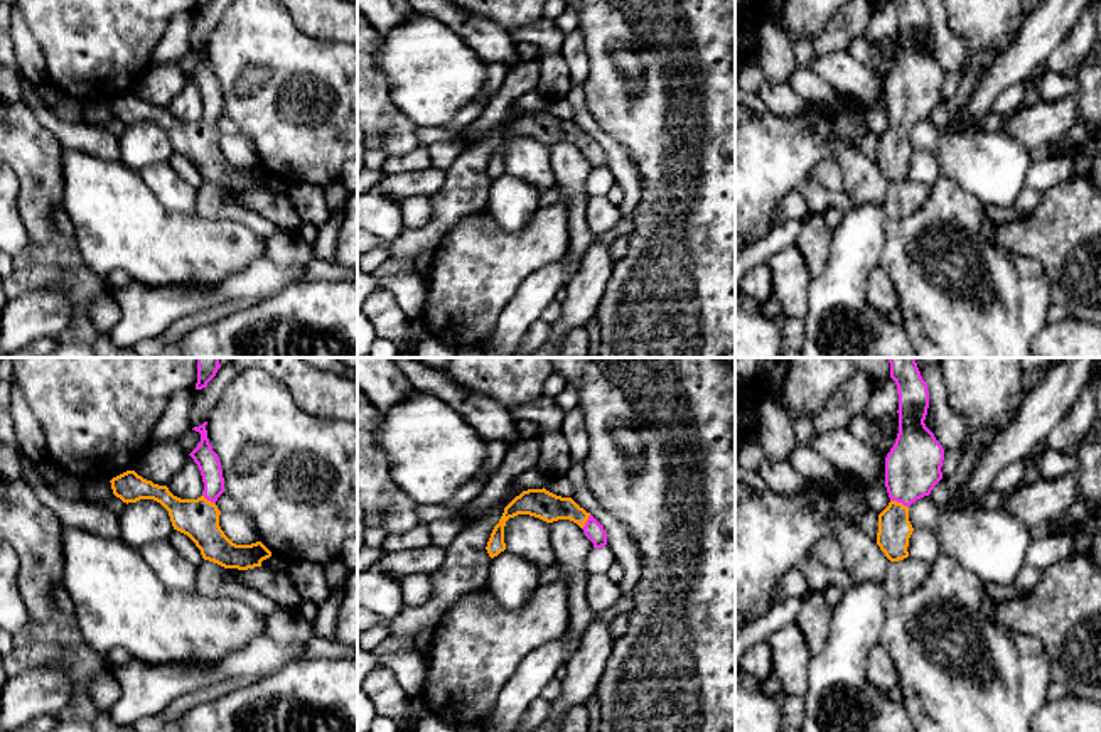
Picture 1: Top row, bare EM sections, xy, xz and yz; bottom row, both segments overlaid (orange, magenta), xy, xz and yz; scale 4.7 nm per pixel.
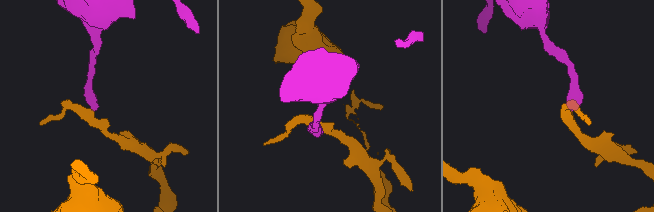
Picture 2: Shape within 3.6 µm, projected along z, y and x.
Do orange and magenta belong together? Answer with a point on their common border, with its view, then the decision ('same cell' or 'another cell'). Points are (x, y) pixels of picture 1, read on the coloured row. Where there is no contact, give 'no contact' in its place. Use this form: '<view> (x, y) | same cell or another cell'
yz (899, 503) | same cell

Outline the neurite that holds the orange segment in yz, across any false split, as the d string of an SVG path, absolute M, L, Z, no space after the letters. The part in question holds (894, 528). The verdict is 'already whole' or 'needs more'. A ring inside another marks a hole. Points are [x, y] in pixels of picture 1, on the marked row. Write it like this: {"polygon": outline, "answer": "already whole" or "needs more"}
{"polygon": "M889 358L890 378L899 395L899 433L885 457L889 506L878 514L877 545L890 562L909 557L914 531L909 506L929 496L943 479L944 449L924 420L929 390L914 358Z", "answer": "needs more"}

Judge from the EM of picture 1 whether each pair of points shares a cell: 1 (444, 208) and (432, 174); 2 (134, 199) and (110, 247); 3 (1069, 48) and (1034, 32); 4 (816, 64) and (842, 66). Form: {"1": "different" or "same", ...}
{"1": "different", "2": "same", "3": "different", "4": "same"}

